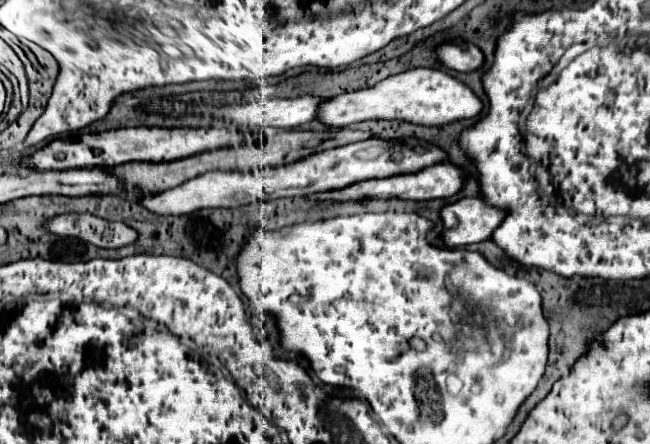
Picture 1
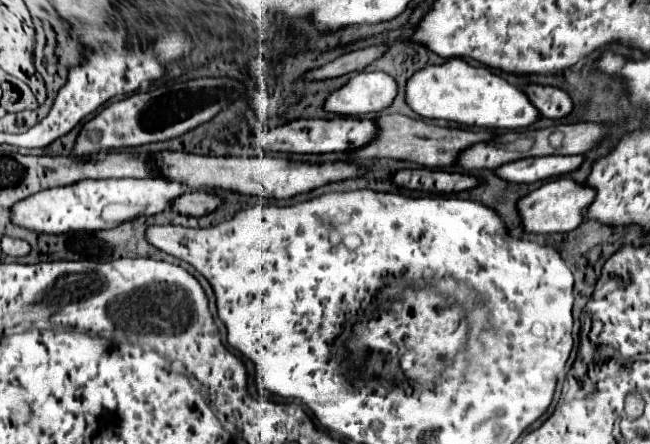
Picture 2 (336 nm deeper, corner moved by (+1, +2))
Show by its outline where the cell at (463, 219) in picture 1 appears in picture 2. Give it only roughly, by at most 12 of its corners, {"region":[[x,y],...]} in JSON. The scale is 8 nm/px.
{"region":[[571,178],[521,198],[527,232],[569,232],[585,222],[595,188]]}

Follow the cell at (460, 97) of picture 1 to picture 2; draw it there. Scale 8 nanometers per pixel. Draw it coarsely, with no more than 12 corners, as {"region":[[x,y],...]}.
{"region":[[463,58],[407,82],[425,118],[527,128],[541,114],[501,76]]}

